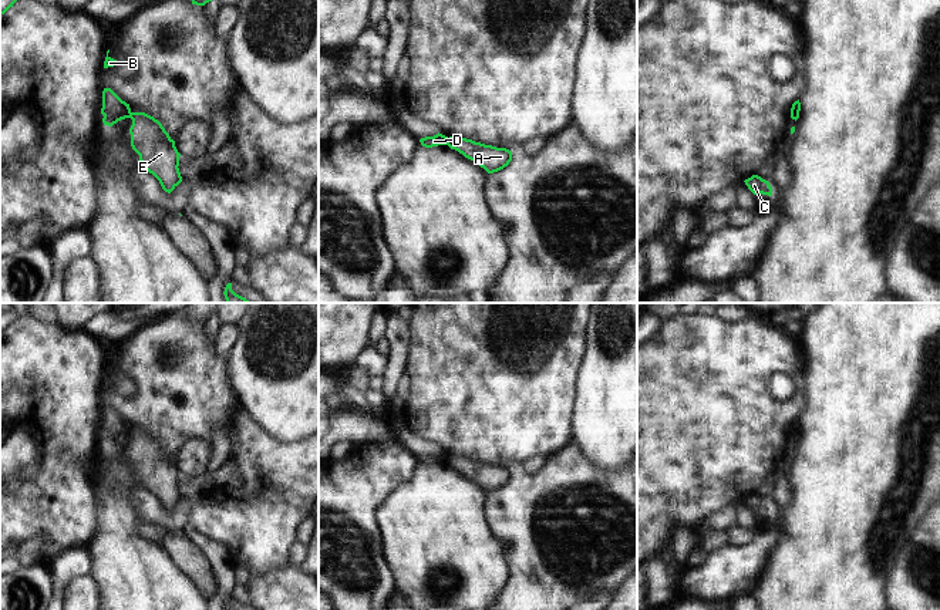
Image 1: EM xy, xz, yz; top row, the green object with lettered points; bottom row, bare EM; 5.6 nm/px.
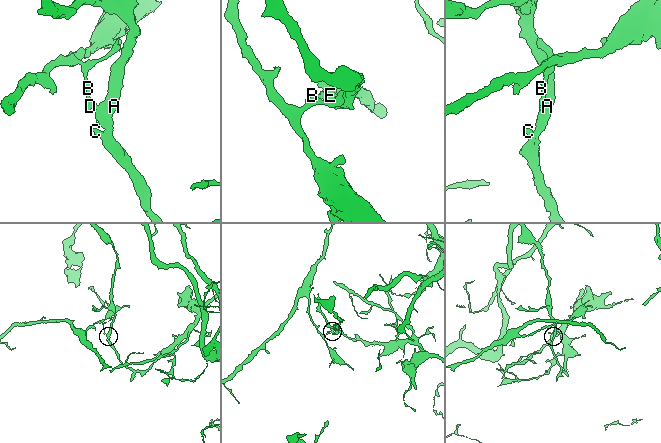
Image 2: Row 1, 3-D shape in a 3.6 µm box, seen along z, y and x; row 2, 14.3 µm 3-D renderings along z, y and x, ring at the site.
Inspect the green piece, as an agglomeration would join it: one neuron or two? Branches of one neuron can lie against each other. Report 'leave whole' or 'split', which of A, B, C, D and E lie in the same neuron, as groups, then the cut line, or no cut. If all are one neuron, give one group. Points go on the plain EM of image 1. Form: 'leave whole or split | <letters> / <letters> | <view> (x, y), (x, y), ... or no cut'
split | A C E / B D | xz (448, 457), (445, 462)

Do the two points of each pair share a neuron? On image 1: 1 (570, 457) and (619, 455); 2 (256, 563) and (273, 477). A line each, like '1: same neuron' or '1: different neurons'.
1: different neurons
2: same neuron

